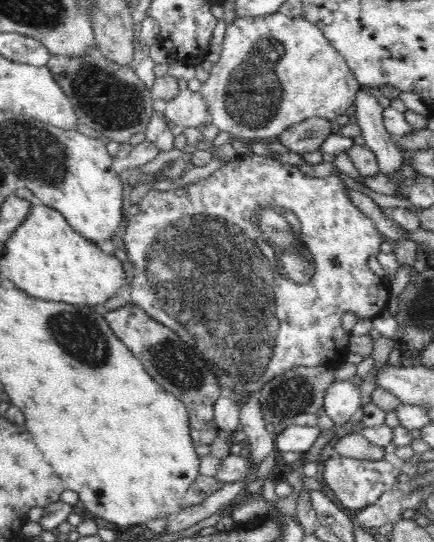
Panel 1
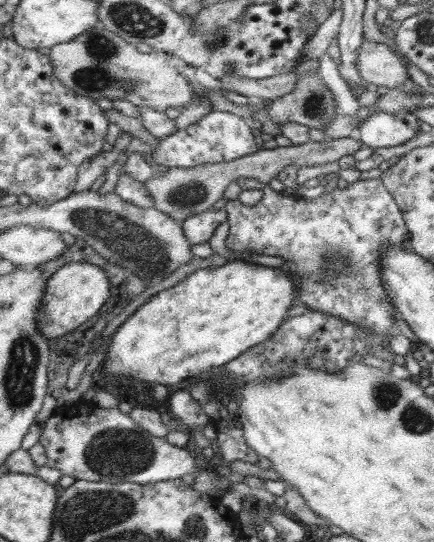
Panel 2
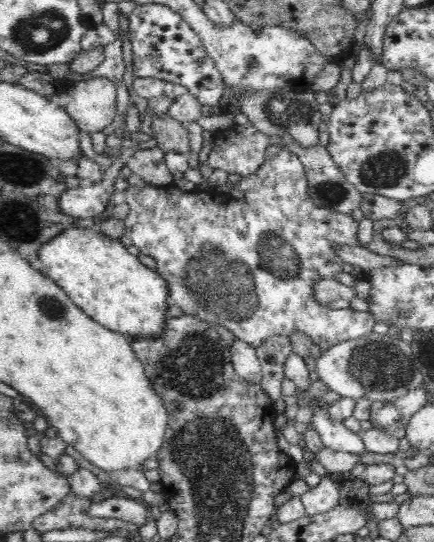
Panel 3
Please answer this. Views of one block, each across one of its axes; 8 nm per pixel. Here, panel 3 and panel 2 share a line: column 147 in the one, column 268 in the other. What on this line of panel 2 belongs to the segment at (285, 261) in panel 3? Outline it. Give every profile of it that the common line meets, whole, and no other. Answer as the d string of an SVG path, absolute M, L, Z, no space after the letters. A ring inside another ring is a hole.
M240 178L236 184L244 191L260 190L264 193L264 197L255 205L245 205L238 199L227 202L224 212L226 212L225 220L230 226L225 240L228 250L234 252L249 250L252 254L256 252L283 257L285 263L281 268L288 271L300 283L296 303L303 302L308 310L342 317L349 324L365 328L367 333L391 338L391 334L395 331L393 319L399 318L399 315L392 308L382 282L380 255L388 243L404 247L407 228L400 207L379 179L360 179L345 190L337 188L328 196L322 195L314 200L304 199L298 194L286 197L282 192L274 192L264 182L257 182L252 178Z

